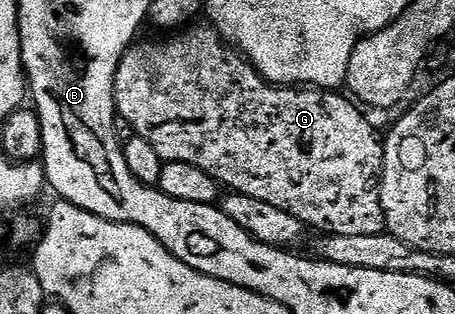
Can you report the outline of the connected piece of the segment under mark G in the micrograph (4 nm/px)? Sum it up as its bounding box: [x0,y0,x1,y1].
[113,25,386,236]

